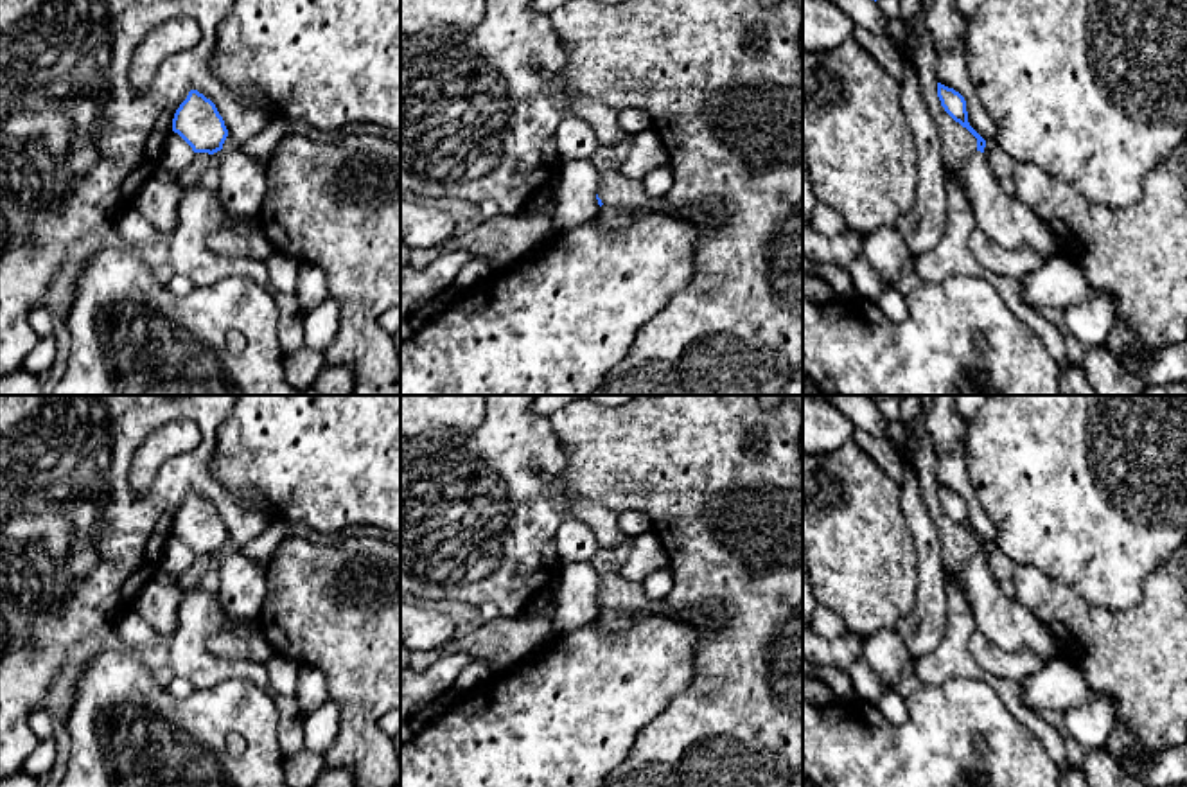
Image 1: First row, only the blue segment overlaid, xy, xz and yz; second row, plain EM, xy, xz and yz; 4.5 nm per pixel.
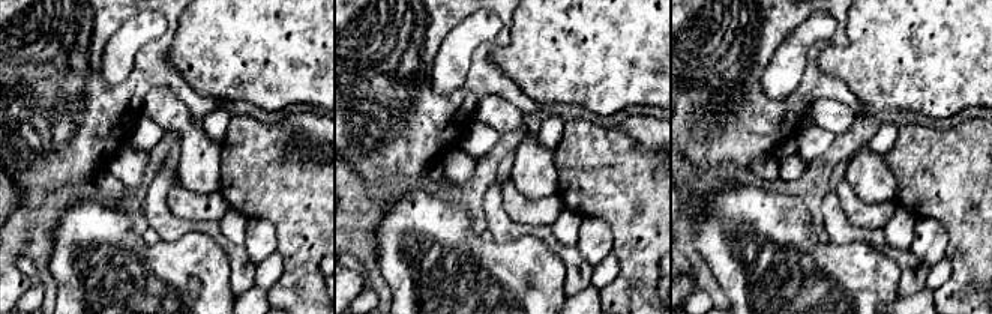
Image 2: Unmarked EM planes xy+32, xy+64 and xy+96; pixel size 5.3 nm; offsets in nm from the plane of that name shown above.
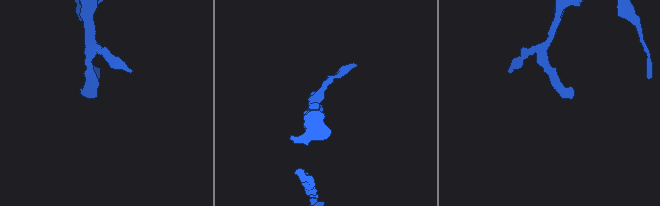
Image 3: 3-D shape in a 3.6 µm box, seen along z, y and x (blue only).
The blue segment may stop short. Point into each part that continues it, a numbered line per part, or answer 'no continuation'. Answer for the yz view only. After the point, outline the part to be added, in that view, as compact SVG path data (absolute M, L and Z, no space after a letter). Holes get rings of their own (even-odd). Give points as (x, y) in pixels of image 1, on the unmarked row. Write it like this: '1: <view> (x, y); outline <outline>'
1: yz (1004, 622); outline M973 555L959 571L948 571L966 591L977 631L1004 650L1031 650L1049 661L1058 656L1052 632L1016 600L1007 598L989 571L986 555Z

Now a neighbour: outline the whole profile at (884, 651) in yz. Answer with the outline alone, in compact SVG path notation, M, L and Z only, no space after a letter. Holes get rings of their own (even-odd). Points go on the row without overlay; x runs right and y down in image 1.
M882 629L862 638L862 658L880 677L885 690L889 690L901 670L916 659L894 629Z

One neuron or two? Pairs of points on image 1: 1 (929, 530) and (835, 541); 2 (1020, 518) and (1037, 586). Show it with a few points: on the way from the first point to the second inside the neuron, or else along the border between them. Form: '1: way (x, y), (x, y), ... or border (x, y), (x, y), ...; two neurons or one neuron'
1: border (900, 491), (900, 509), (914, 541), (918, 574); two neurons
2: border (1017, 563), (1028, 563), (1069, 586); two neurons

